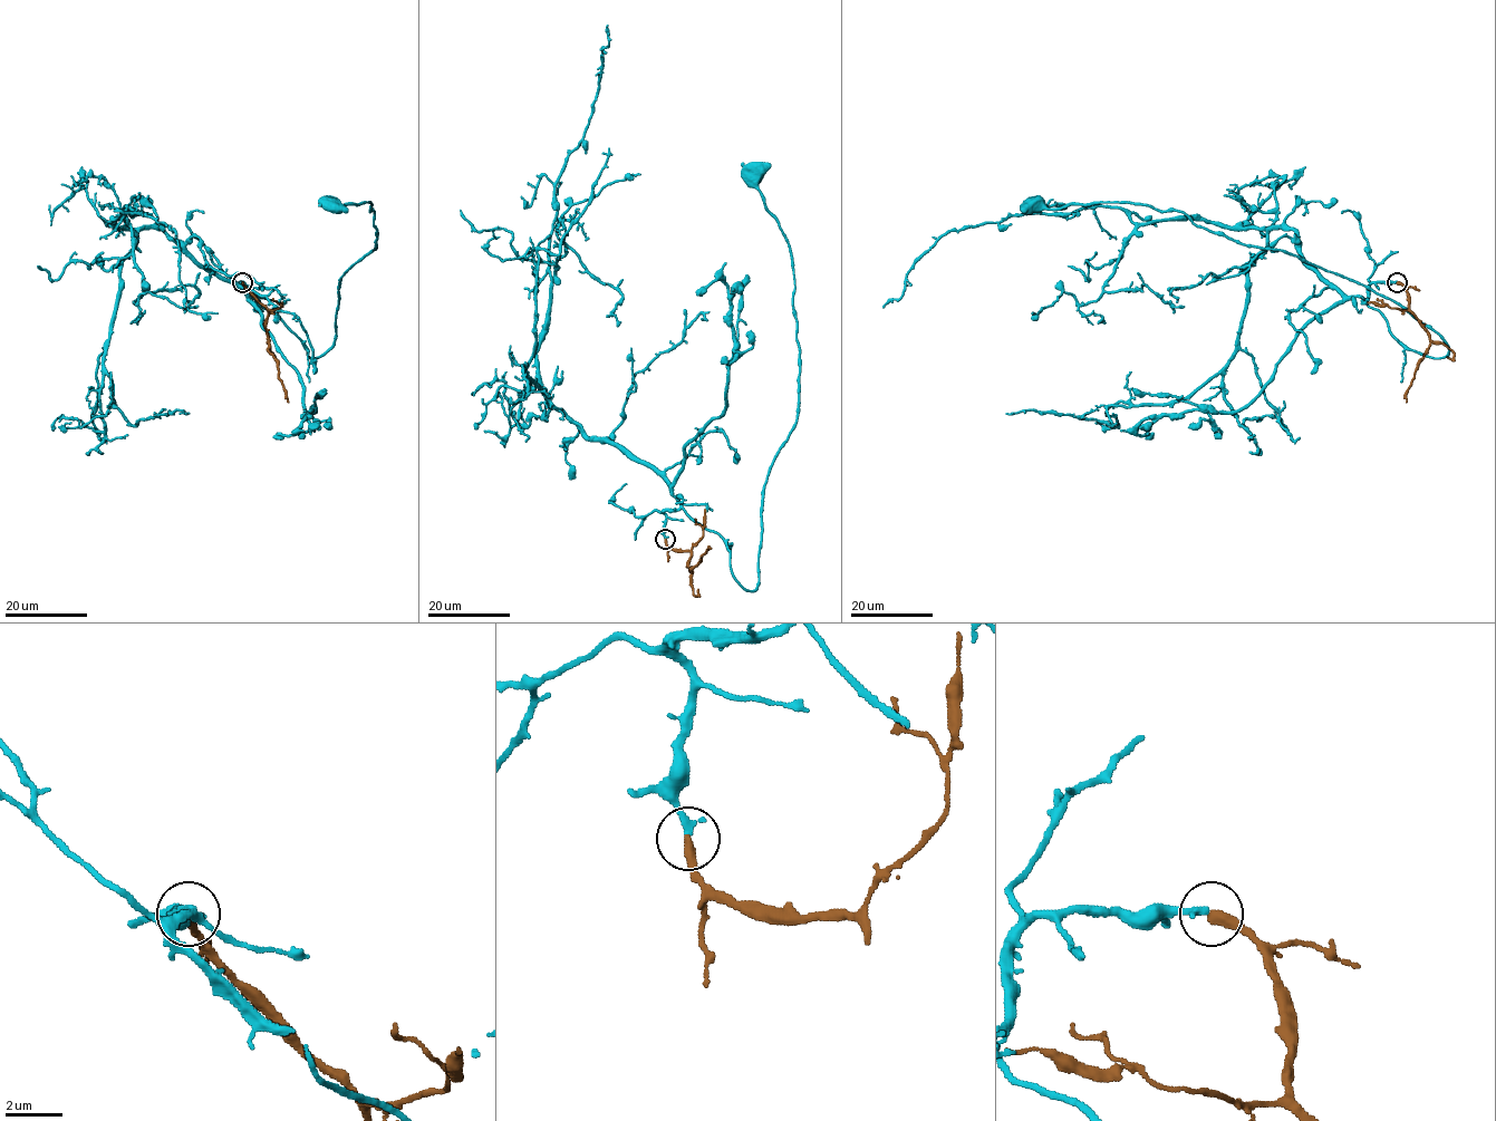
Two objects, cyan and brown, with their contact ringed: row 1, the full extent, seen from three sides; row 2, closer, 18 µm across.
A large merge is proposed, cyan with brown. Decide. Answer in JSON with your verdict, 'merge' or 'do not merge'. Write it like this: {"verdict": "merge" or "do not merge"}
{"verdict": "merge"}

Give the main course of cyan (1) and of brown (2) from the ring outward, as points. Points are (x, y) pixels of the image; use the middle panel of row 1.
1: (666, 539), (664, 511), (683, 509), (753, 591), (799, 366), (790, 245), (753, 176)
2: (666, 539), (669, 548), (691, 552), (688, 568), (692, 572), (711, 549)

